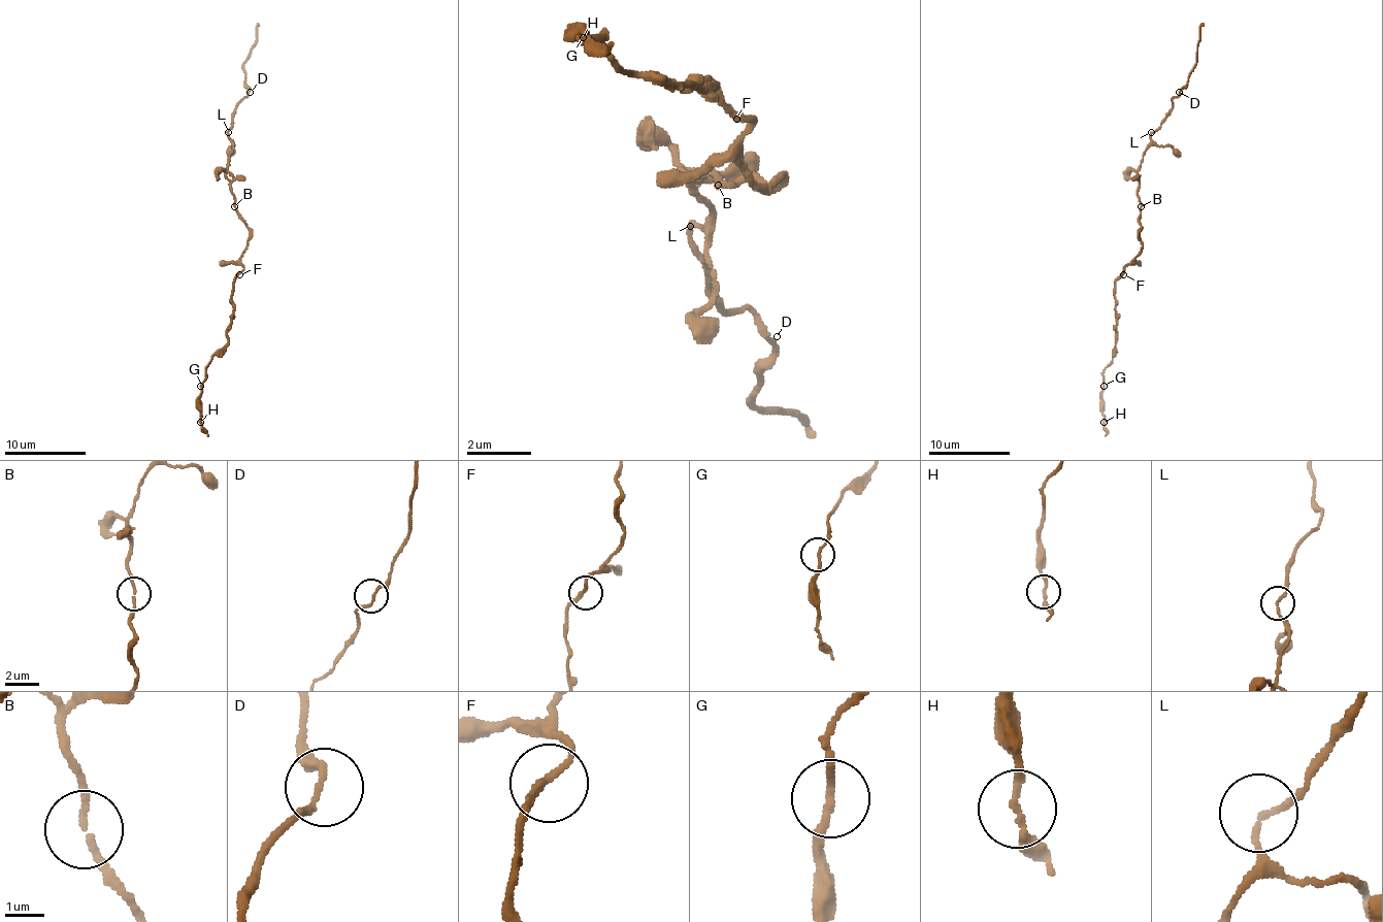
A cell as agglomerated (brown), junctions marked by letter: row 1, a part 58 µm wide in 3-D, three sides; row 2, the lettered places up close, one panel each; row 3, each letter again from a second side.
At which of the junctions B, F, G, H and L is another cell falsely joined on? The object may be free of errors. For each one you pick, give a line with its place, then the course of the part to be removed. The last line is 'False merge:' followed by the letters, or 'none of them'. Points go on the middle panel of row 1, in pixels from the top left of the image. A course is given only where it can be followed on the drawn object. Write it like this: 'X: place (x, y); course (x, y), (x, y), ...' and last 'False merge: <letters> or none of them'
False merge: none of them

